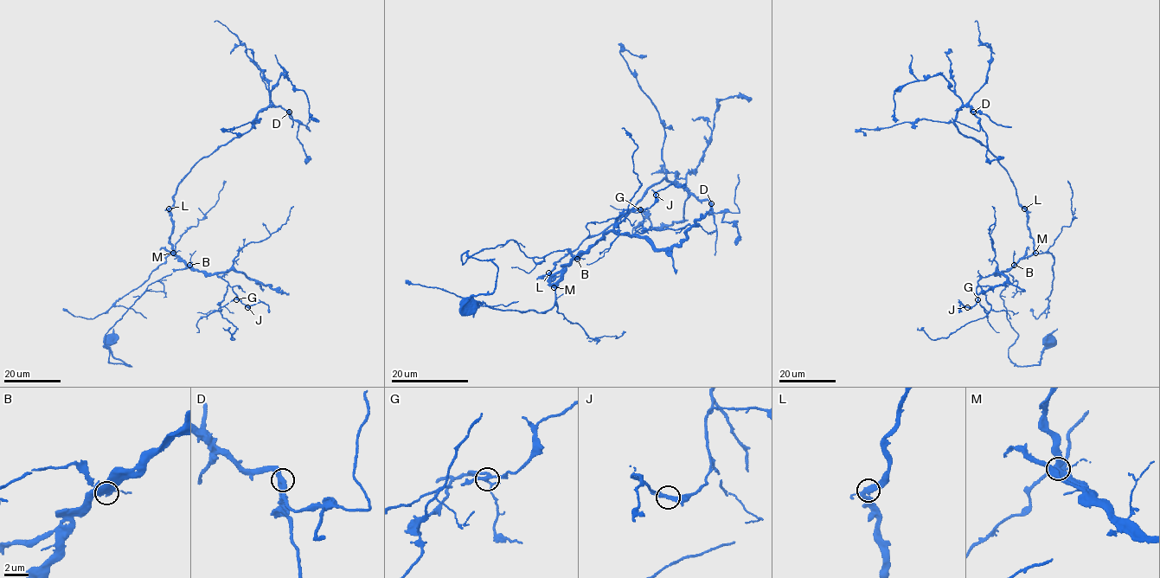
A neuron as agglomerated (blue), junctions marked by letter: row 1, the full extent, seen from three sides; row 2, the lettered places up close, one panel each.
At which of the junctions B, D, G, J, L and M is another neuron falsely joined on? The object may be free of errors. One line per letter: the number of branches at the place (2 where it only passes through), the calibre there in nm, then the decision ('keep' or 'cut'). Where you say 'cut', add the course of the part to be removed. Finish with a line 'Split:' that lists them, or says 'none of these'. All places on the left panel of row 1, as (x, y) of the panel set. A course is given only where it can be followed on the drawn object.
B: 3 branches meet; 360 nm thick; keep
D: 3 branches meet; 320 nm thick; keep
G: 3 branches meet; 260 nm thick; keep
J: 3 branches meet; 280 nm thick; keep
L: 3 branches meet; 320 nm thick; keep
M: 3 branches meet; 360 nm thick; keep
Split: none of these

